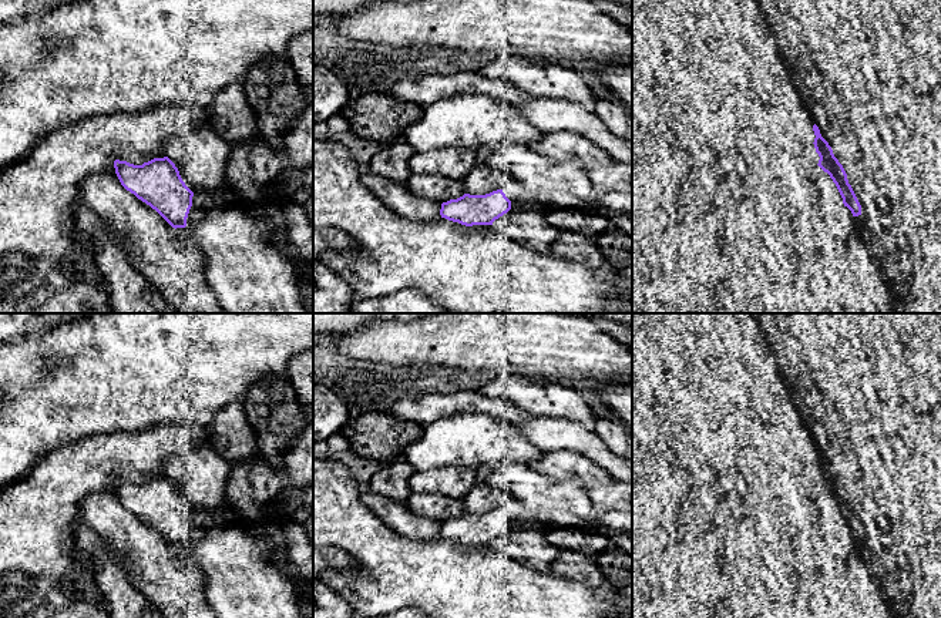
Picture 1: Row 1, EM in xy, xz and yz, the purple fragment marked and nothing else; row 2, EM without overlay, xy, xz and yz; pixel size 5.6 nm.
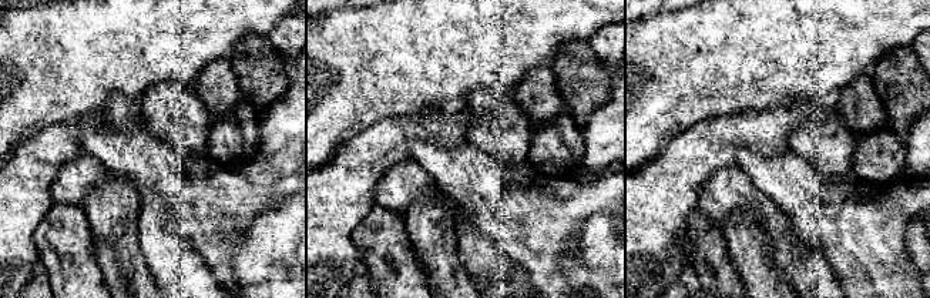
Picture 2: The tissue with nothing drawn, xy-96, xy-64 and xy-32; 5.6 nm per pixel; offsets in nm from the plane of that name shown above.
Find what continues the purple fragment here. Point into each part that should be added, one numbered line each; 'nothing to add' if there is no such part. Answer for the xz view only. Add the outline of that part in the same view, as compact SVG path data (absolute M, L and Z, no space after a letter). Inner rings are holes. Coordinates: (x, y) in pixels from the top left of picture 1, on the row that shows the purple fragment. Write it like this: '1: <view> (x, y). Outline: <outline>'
1: xz (523, 198). Outline: M515 179L508 181L503 187L503 192L511 201L511 209L535 211L544 215L561 208L578 208L587 212L608 215L632 211L632 198L618 192L602 194L595 202L584 202L571 192L530 189Z

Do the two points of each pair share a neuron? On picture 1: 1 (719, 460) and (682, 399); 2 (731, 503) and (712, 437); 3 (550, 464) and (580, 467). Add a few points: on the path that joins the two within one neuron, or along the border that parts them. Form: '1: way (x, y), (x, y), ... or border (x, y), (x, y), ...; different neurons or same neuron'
1: way (709, 444), (701, 430), (696, 415); same neuron
2: border (722, 491), (739, 499); different neurons
3: way (557, 464), (572, 467); same neuron

